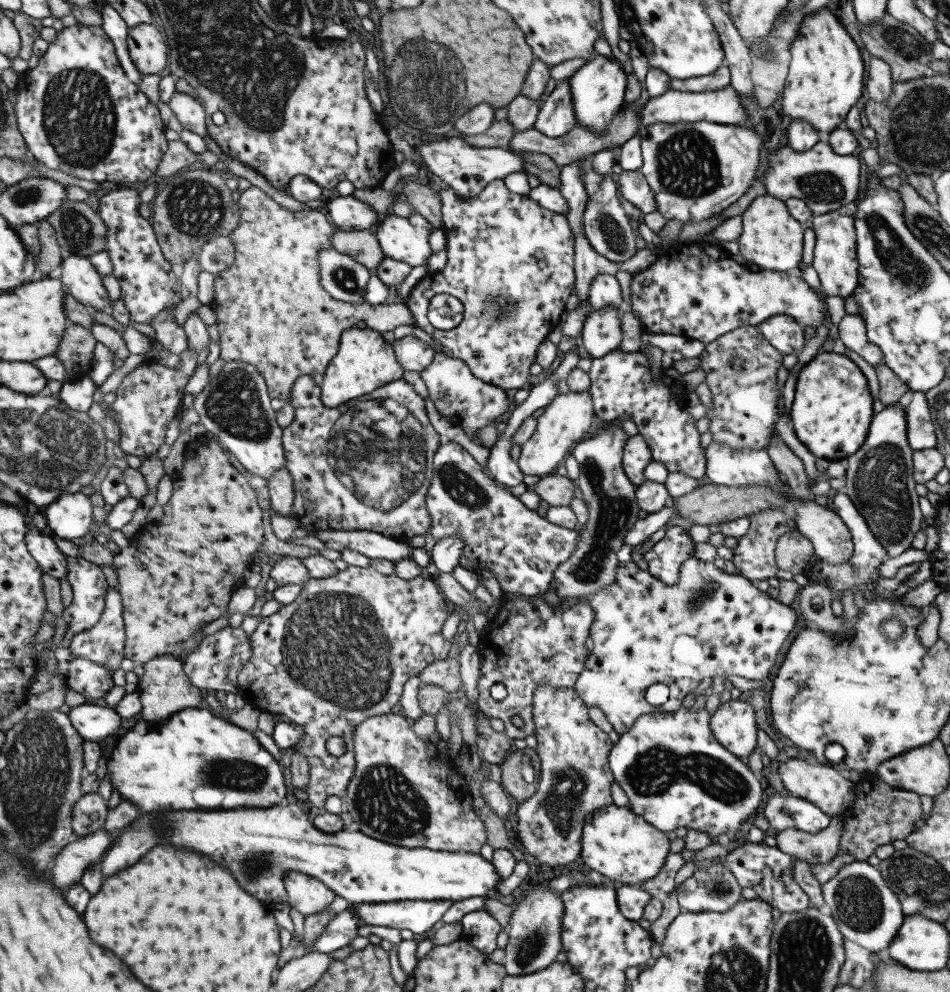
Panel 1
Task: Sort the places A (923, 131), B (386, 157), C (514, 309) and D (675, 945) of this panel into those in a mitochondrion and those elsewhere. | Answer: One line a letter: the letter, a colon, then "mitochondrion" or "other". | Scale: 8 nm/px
A: mitochondrion
B: other
C: mitochondrion
D: other

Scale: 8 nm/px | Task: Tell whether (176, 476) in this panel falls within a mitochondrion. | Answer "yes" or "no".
no

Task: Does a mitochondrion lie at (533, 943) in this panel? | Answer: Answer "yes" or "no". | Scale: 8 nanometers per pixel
yes

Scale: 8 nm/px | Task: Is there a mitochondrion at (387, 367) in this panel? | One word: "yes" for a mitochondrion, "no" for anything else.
no

